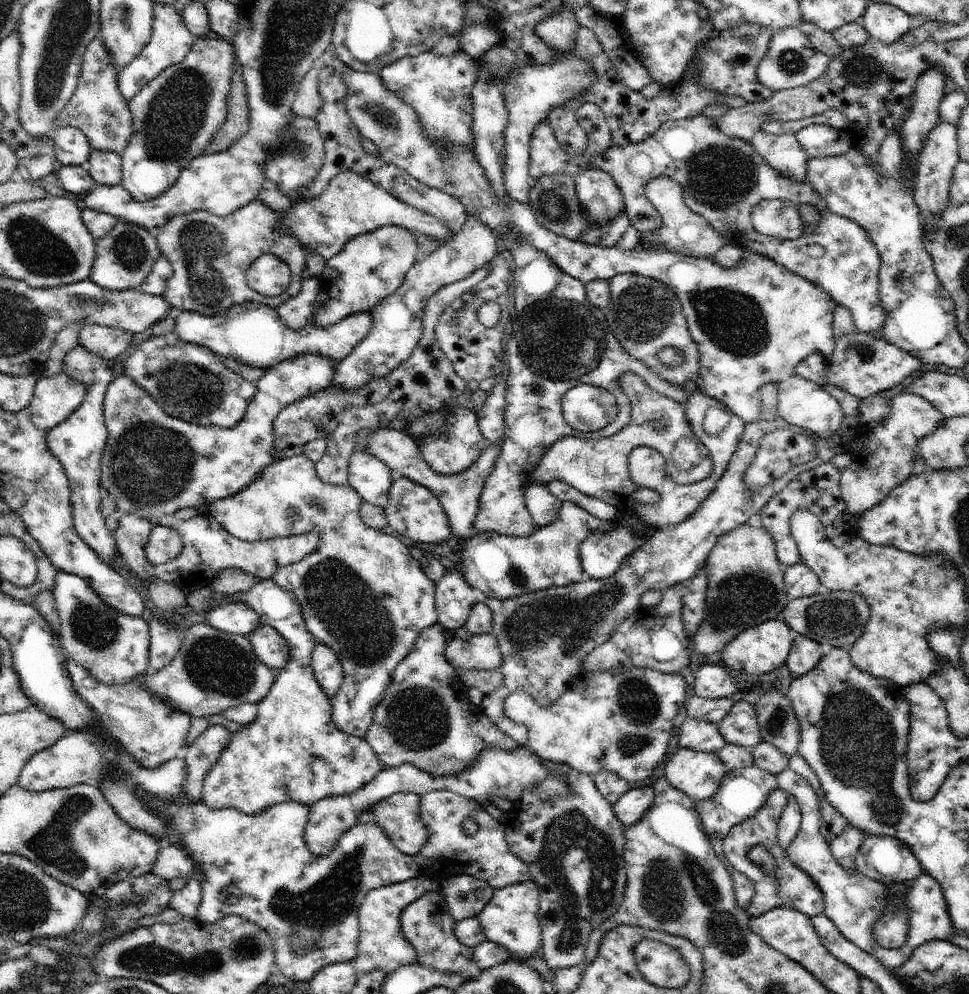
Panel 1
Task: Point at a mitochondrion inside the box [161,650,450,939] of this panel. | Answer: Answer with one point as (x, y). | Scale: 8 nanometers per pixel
(329, 902)

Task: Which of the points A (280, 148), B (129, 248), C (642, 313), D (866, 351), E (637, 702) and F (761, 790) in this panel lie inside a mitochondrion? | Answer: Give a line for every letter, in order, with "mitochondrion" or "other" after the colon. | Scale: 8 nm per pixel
A: other
B: mitochondrion
C: mitochondrion
D: mitochondrion
E: mitochondrion
F: other

